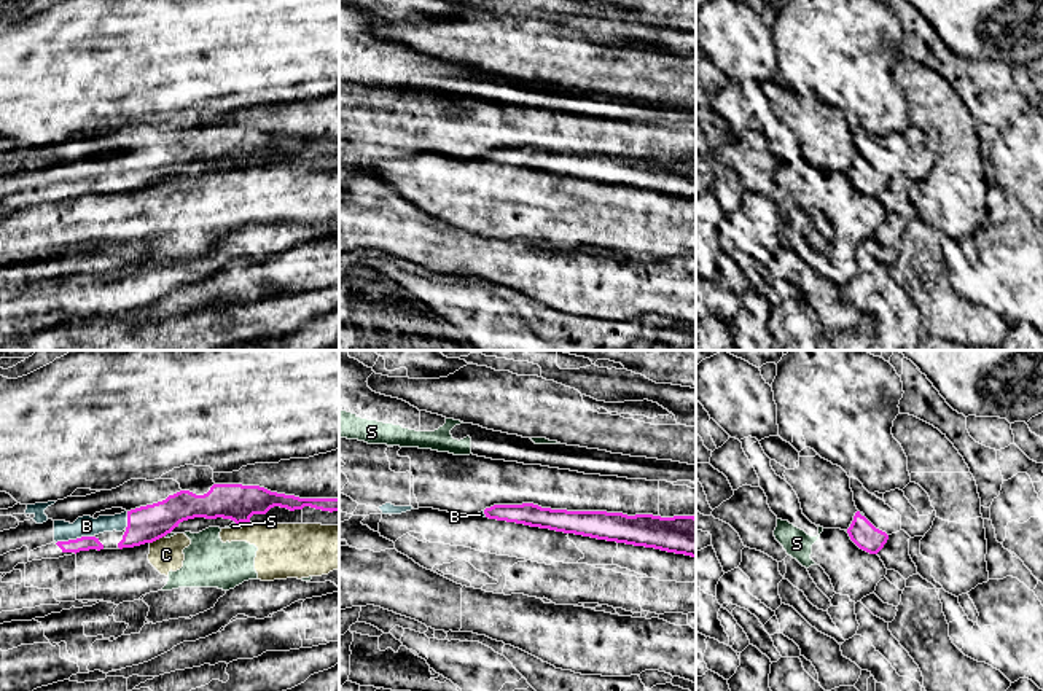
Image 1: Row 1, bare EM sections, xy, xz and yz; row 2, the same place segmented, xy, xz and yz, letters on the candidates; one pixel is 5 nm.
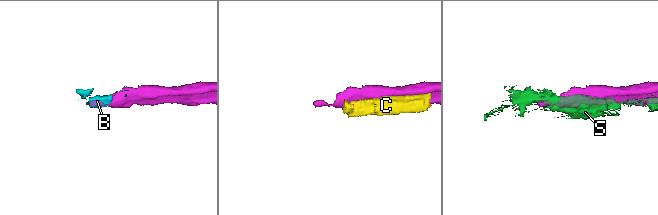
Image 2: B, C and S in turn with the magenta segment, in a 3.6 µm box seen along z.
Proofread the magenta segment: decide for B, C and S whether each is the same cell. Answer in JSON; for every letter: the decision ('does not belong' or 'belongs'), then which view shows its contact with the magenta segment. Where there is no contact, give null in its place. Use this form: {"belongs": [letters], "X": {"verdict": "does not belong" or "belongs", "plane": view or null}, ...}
{"belongs": ["B"], "B": {"verdict": "belongs", "plane": "xy"}, "C": {"verdict": "does not belong", "plane": "xy"}, "S": {"verdict": "does not belong", "plane": "xy"}}

